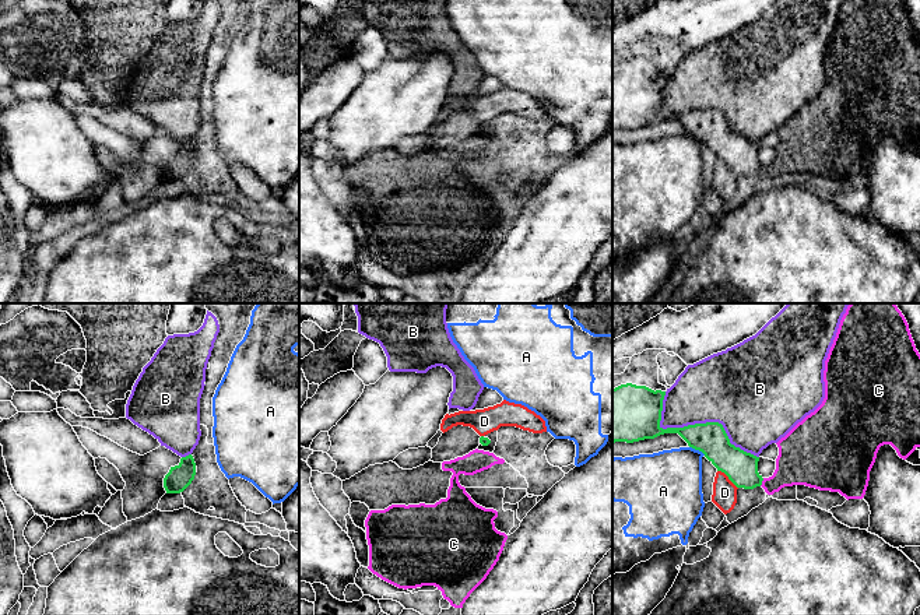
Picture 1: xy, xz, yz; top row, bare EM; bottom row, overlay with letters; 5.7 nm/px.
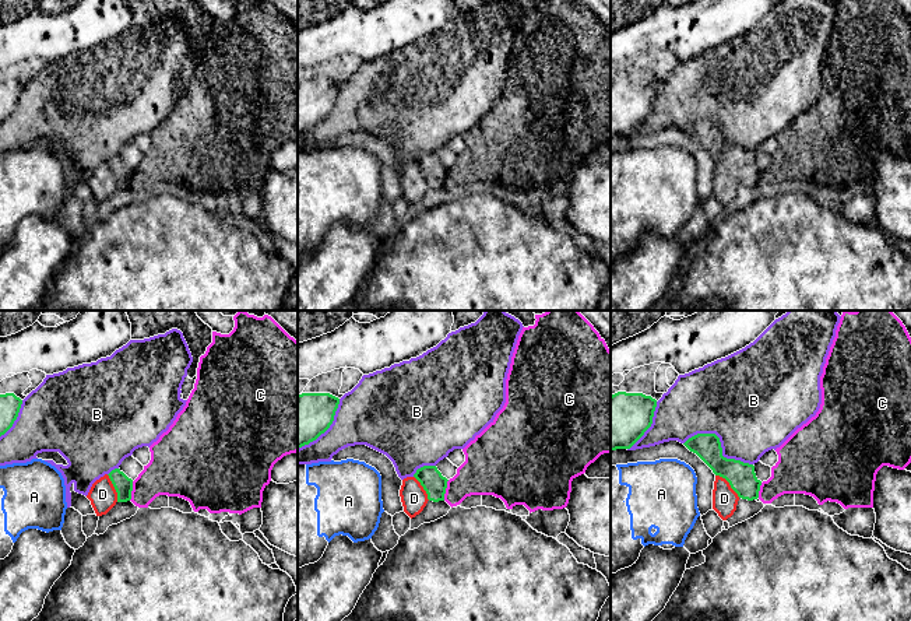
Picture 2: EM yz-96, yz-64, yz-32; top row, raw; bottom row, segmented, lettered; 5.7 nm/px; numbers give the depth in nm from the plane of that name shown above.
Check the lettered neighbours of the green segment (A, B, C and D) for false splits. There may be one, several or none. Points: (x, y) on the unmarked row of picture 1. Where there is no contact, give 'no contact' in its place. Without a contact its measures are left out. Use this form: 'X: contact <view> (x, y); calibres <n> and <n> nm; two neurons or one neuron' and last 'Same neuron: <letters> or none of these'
A: contact yz (698, 136); calibres 190 and 360 nm; two neurons
B: contact yz (696, 111); calibres 190 and 380 nm; two neurons
C: contact yz (761, 169); calibres 190 and 260 nm; two neurons
D: contact yz (729, 165); calibres 190 and 140 nm; two neurons
Same neuron: none of these

